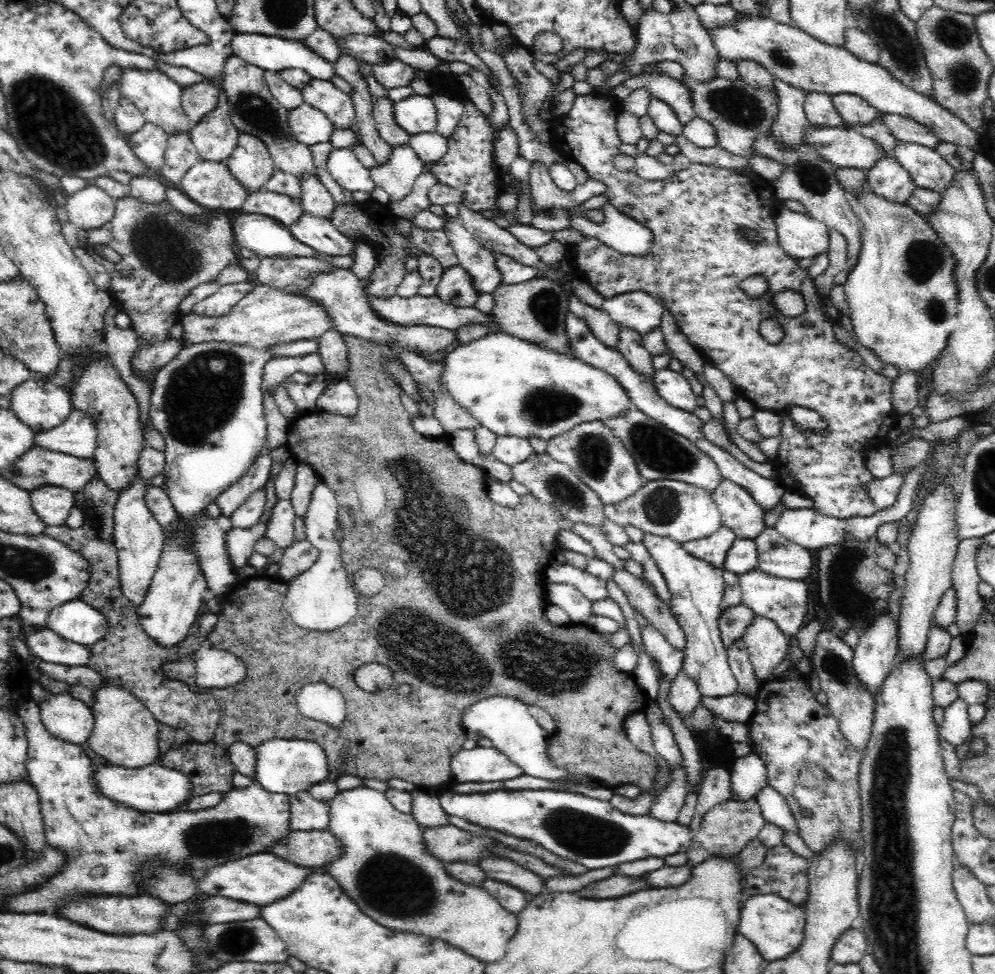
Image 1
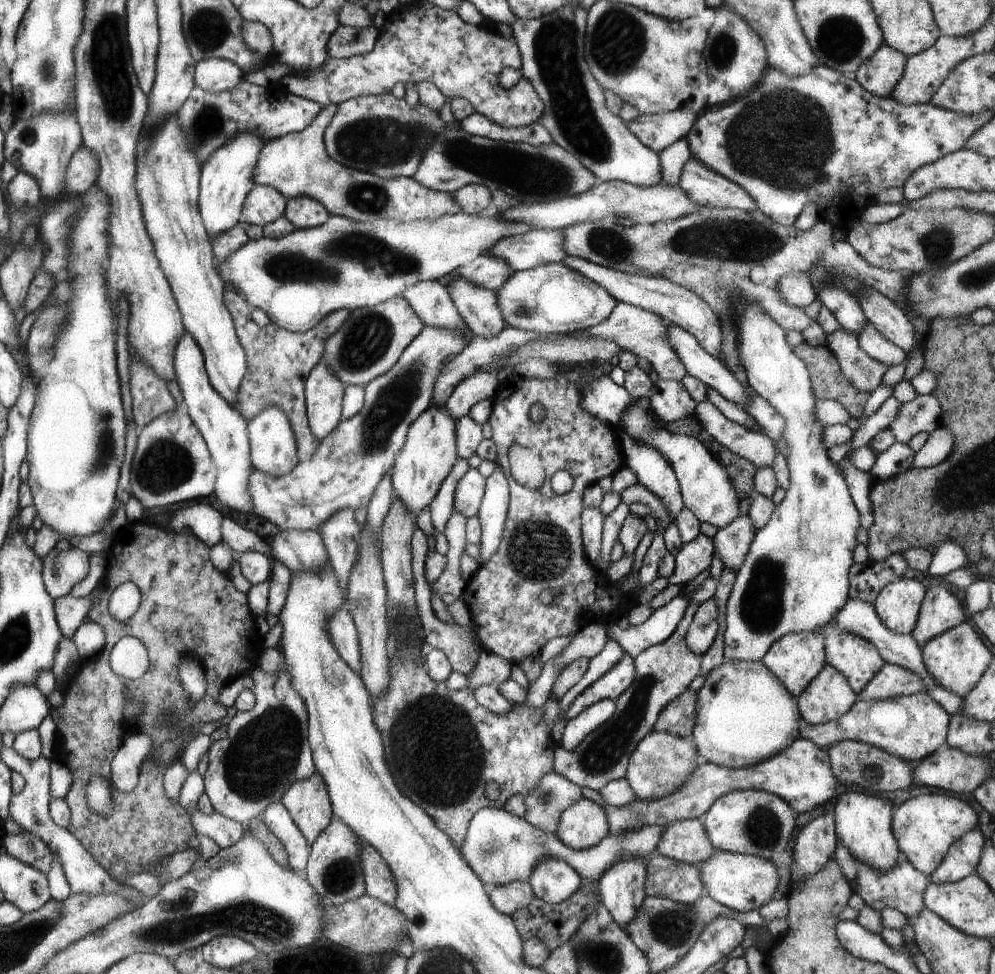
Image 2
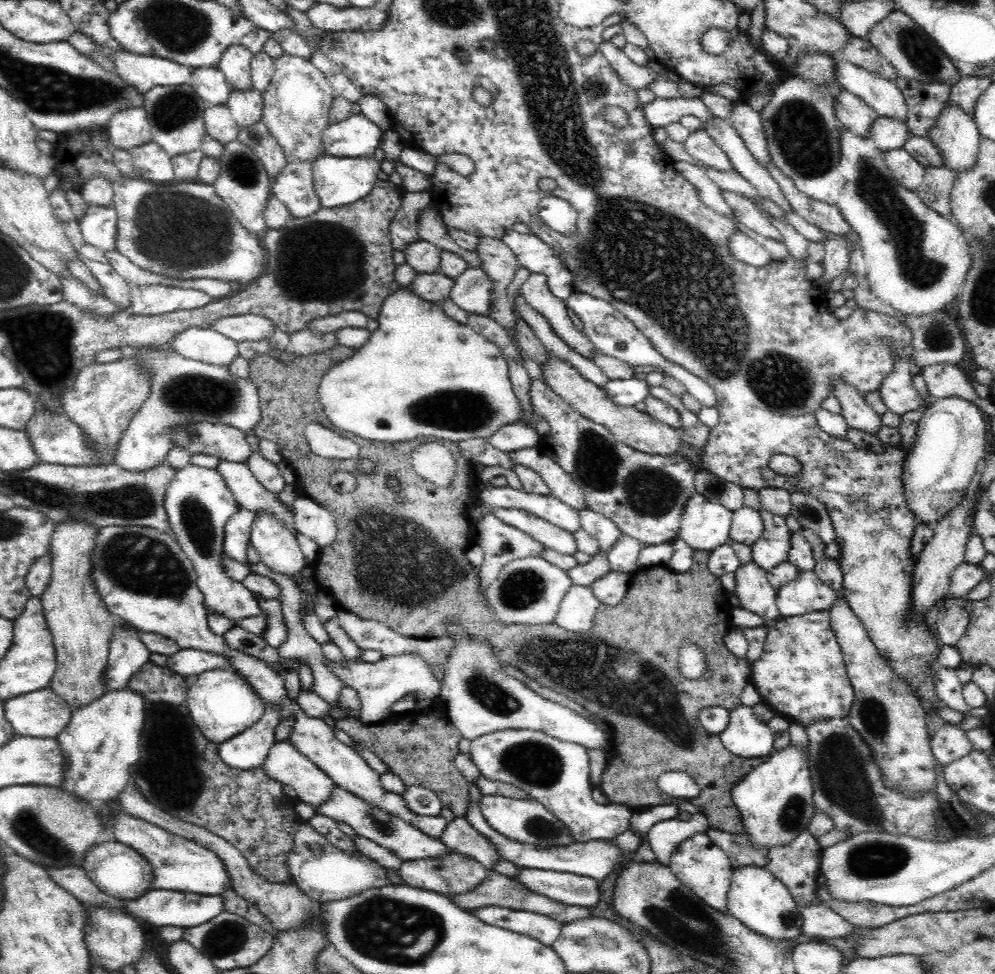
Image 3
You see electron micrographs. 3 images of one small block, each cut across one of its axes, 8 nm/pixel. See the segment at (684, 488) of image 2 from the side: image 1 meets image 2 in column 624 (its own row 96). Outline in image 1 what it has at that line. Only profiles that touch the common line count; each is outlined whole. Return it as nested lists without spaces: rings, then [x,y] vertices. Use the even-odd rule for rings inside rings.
[[[438,94],[432,96],[408,96],[400,102],[394,104],[394,118],[400,130],[404,130],[408,136],[424,134],[424,132],[436,132],[438,122],[436,122],[436,106],[434,102],[438,100]]]

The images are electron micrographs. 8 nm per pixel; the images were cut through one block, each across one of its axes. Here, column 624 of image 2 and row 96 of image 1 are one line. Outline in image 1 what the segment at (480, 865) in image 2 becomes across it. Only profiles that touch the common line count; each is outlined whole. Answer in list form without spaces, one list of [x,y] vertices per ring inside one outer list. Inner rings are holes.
[[[836,94],[832,96],[832,102],[838,114],[842,116],[844,126],[854,128],[854,130],[868,126],[870,122],[874,122],[880,116],[880,112],[874,106],[870,106],[864,98],[856,94]]]

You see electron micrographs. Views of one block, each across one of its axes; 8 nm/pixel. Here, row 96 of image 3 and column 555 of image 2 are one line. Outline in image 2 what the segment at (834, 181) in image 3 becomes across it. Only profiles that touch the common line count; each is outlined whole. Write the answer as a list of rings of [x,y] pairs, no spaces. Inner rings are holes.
[[[547,772],[547,776],[541,776],[539,784],[535,784],[535,788],[525,796],[523,820],[543,832],[555,834],[561,812],[581,798],[583,794],[577,784],[557,772]]]

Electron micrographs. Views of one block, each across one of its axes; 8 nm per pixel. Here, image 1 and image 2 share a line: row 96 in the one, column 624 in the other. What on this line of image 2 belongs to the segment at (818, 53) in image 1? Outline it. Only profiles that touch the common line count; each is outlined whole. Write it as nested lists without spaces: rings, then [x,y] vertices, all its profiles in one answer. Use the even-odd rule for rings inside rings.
[[[645,858],[637,860],[619,860],[601,874],[599,898],[605,910],[613,916],[615,924],[625,928],[641,908],[645,896],[645,876],[647,866]]]

